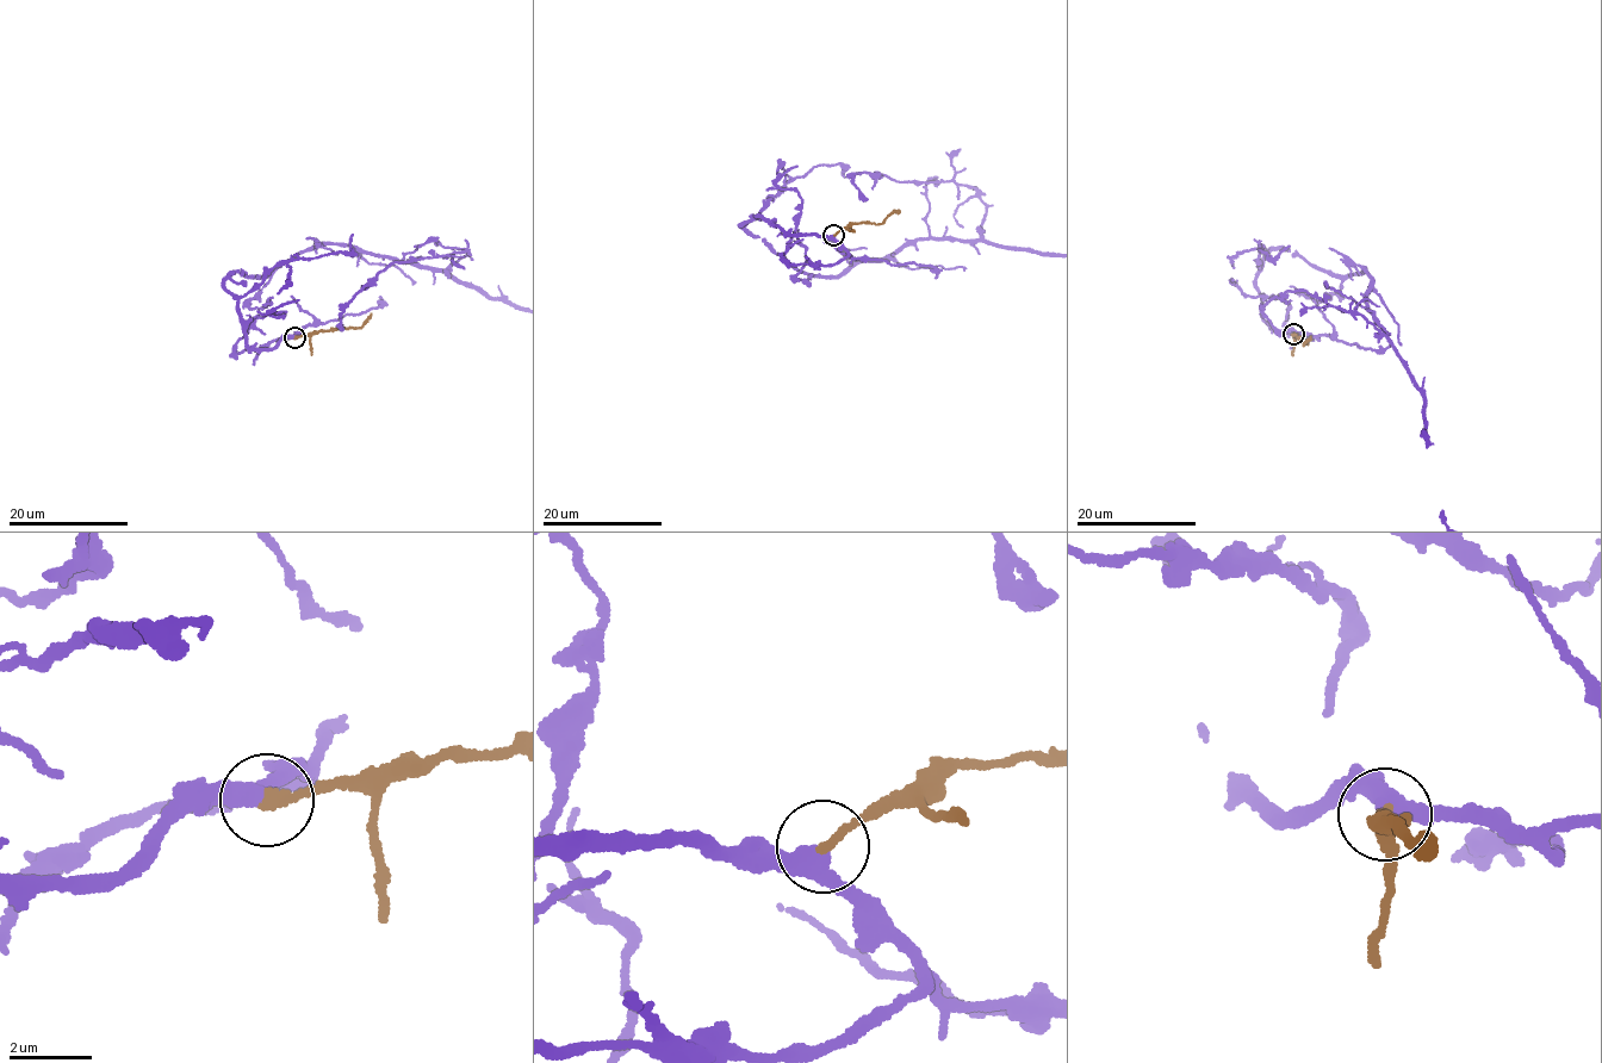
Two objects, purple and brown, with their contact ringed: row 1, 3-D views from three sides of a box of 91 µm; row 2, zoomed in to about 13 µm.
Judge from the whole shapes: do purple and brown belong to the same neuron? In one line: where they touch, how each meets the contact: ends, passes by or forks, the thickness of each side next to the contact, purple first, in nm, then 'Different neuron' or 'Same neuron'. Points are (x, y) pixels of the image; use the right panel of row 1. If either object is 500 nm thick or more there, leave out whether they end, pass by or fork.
Place: (1293, 334). At the ring purple passes by. At the ring brown ends. Thickness 420 nm (purple) against 240 nm. Same neuron

